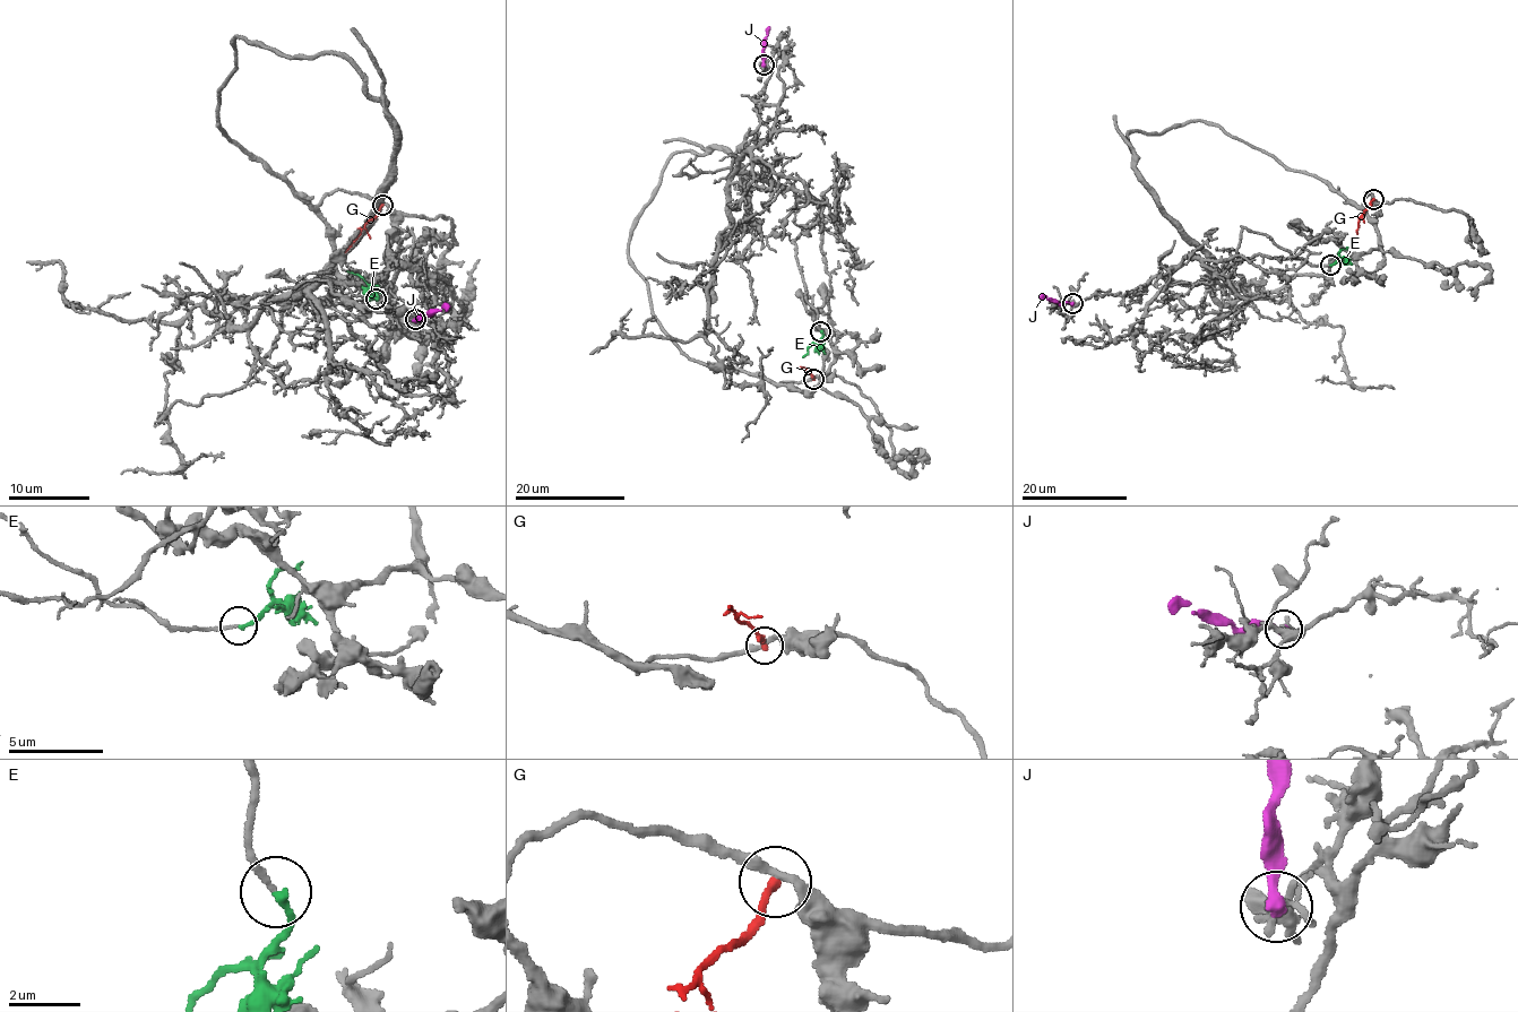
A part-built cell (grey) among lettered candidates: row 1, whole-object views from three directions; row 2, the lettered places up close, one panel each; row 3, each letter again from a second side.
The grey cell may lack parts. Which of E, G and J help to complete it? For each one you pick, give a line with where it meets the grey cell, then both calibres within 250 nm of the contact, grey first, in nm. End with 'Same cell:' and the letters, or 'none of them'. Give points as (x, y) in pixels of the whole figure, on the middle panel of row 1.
E: (820, 331) | 160/220 nm
Same cell: E

